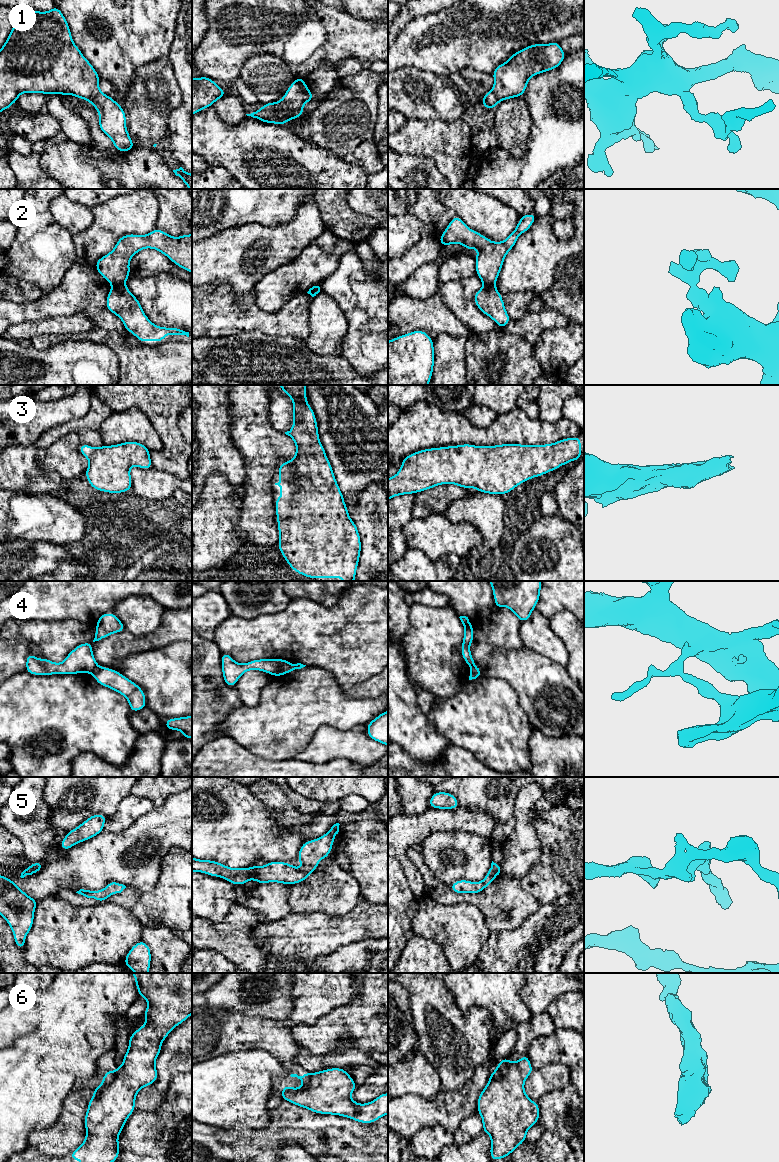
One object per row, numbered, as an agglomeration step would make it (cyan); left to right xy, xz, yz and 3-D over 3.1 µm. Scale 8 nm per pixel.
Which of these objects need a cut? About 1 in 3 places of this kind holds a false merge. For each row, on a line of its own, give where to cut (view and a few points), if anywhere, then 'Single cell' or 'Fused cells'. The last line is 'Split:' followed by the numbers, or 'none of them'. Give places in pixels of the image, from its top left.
1: No split. Single cell
2: Split along xy (123, 283), (113, 285). Fused cells
3: No split. Single cell
4: Split along xy (97, 665), (91, 673). Fused cells
5: No split. Single cell
6: Split along xy (115, 1072), (115, 1077), (109, 1083), (102, 1085). Fused cells
Split: 2, 4, 6

